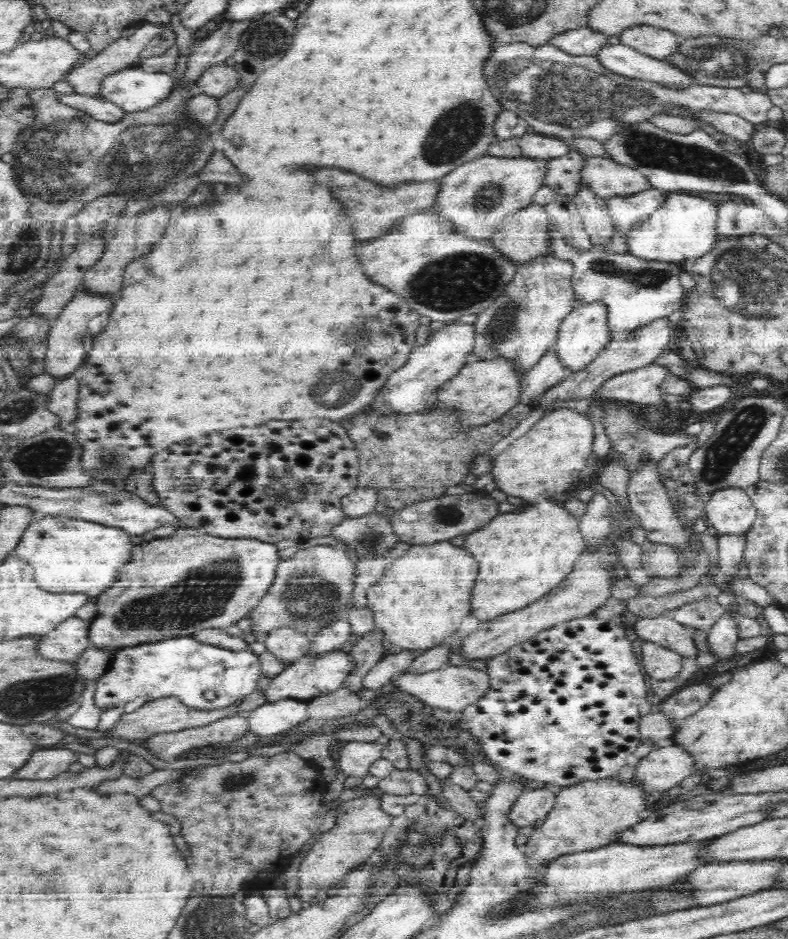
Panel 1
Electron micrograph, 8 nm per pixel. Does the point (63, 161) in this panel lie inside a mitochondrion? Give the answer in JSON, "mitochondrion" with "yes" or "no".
{"mitochondrion":"yes"}

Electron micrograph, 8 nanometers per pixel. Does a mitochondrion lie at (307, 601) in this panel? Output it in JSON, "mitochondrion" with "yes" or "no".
{"mitochondrion":"yes"}

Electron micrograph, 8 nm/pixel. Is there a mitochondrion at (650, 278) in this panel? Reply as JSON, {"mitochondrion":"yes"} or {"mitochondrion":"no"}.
{"mitochondrion":"yes"}

